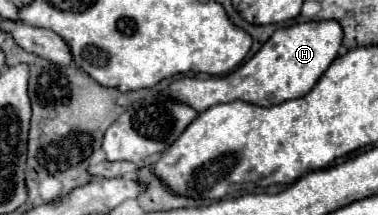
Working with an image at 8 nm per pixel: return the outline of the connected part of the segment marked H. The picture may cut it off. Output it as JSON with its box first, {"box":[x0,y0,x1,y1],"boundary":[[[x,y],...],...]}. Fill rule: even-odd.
{"box":[167,21,343,113],"boundary":[[[309,21],[309,23],[295,23],[289,27],[279,27],[267,39],[267,43],[239,69],[223,77],[209,77],[209,79],[191,79],[183,77],[169,85],[167,95],[169,99],[177,99],[193,107],[197,113],[231,101],[245,101],[261,107],[279,105],[289,99],[305,97],[319,77],[327,71],[331,61],[337,57],[337,49],[343,39],[343,29],[337,21]]]}

